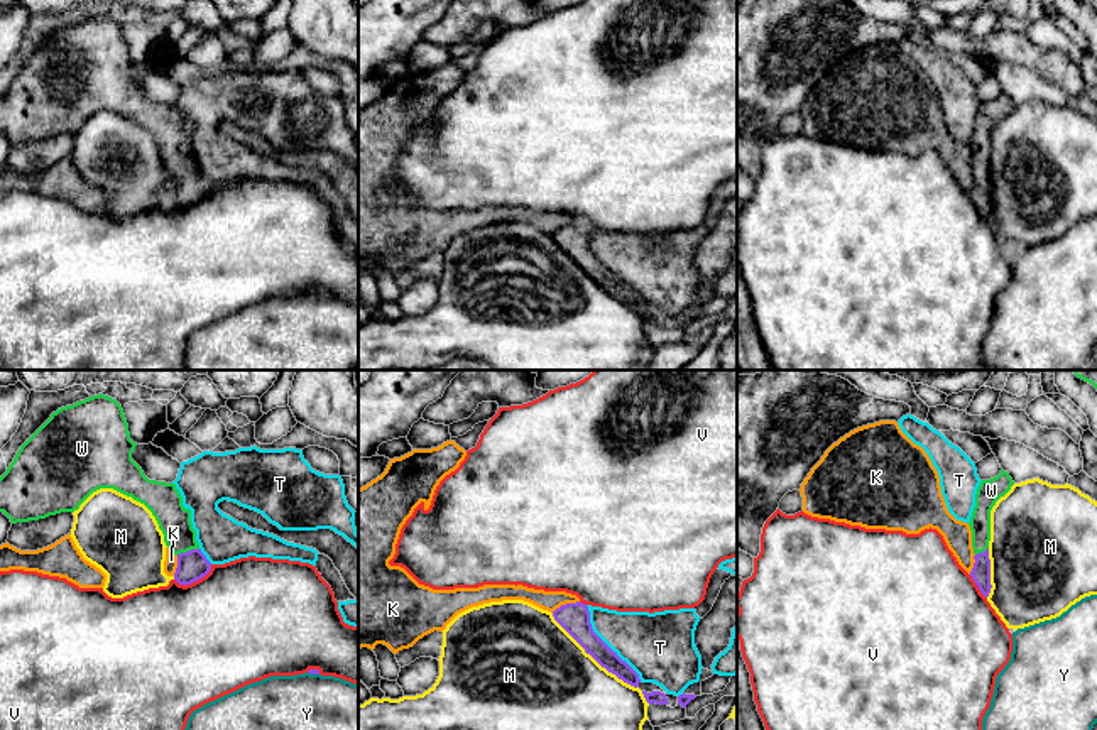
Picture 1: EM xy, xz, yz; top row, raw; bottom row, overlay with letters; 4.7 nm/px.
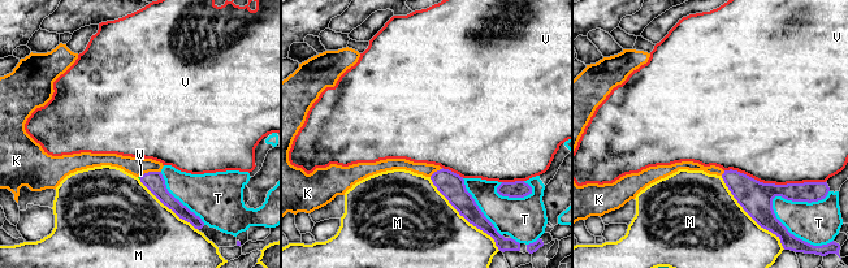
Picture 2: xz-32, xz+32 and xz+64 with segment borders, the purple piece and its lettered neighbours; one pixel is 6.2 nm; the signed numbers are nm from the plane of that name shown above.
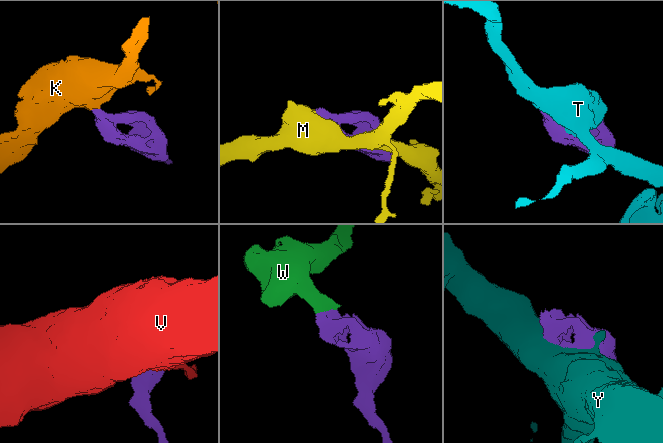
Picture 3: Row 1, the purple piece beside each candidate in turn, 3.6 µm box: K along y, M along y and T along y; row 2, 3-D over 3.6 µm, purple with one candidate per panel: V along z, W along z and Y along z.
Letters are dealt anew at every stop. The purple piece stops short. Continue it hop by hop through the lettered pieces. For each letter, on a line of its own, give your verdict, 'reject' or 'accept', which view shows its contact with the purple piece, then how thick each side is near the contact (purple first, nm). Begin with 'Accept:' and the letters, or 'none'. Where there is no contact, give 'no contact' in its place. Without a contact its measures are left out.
Accept: W
K: reject; meets purple in xz; 140 nm thick on the purple side, 100 nm on the other
M: reject; meets purple in xz; 140 nm thick on the purple side, 500 nm on the other
T: reject; meets purple in xz; 140 nm thick on the purple side, 320 nm on the other
V: reject; meets purple in xy; 140 nm thick on the purple side, 480 nm on the other
W: accept; meets purple in xy; 140 nm thick on the purple side, 160 nm on the other
Y: reject; meets purple in xy; 30 nm thick on the purple side, 500 nm on the other

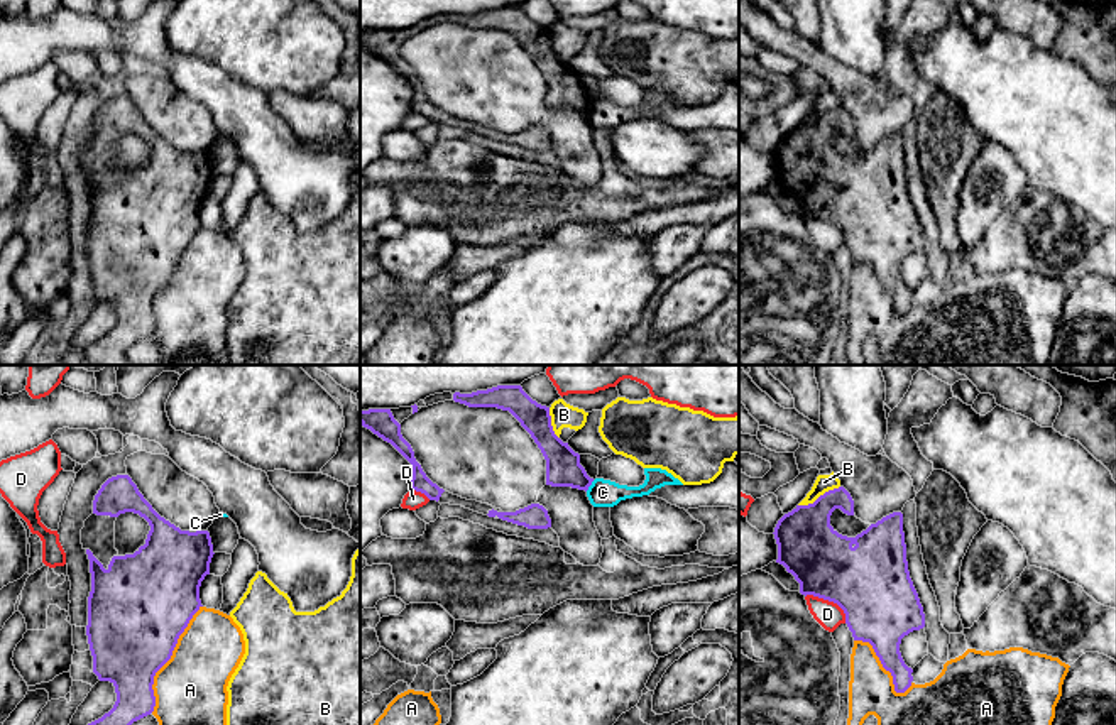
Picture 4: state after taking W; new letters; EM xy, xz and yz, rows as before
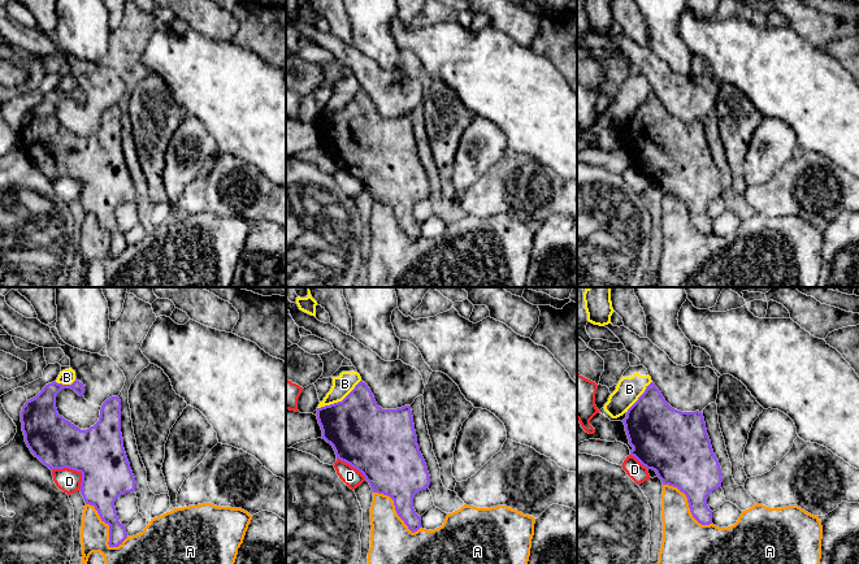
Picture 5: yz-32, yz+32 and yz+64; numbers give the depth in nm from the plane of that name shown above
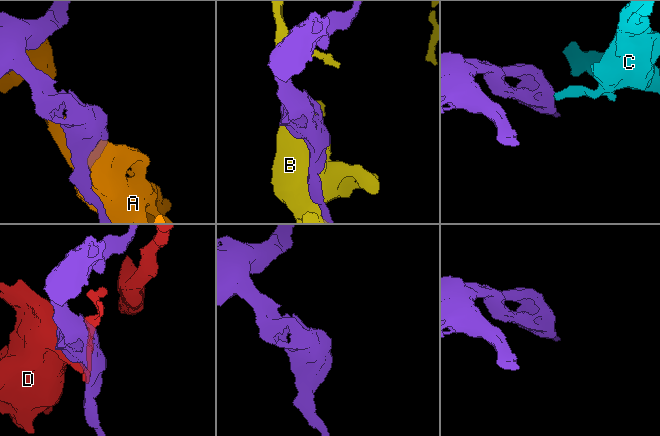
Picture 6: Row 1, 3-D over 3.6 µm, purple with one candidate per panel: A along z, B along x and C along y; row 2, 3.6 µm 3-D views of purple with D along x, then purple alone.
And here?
Accept: none
A: reject; meets purple in xy; 460 nm thick on the purple side, 340 nm on the other
B: reject; meets purple in yz; 280 nm thick on the purple side, 80 nm on the other
C: reject; meets purple in xz; 170 nm thick on the purple side, 130 nm on the other
D: reject; meets purple in yz; 380 nm thick on the purple side, 120 nm on the other

